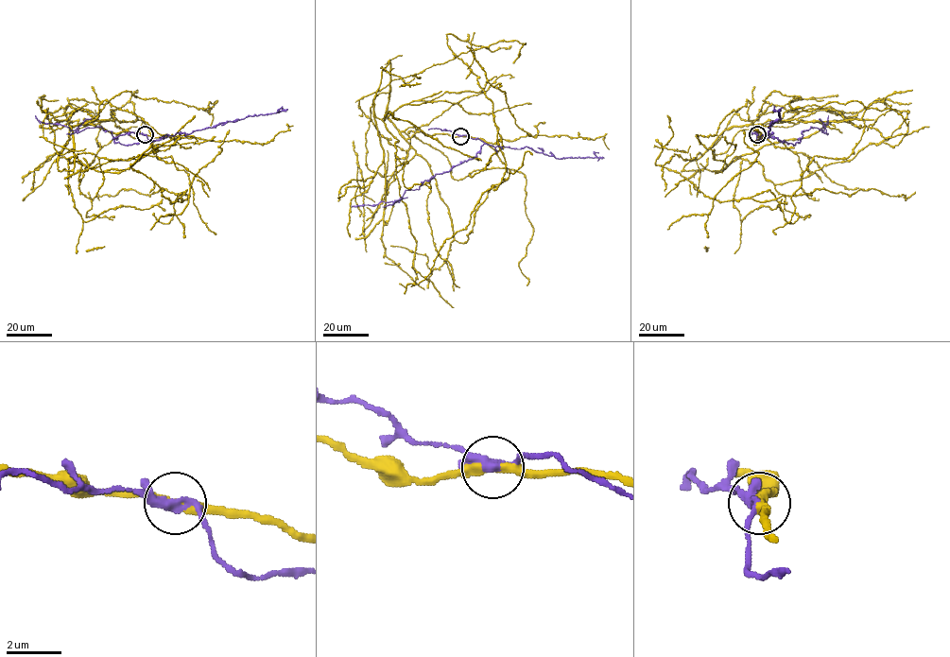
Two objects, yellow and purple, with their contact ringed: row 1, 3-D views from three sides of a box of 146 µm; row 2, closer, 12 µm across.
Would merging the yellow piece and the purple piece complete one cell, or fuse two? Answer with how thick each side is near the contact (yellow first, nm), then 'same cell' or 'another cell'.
320/320 nm | another cell

